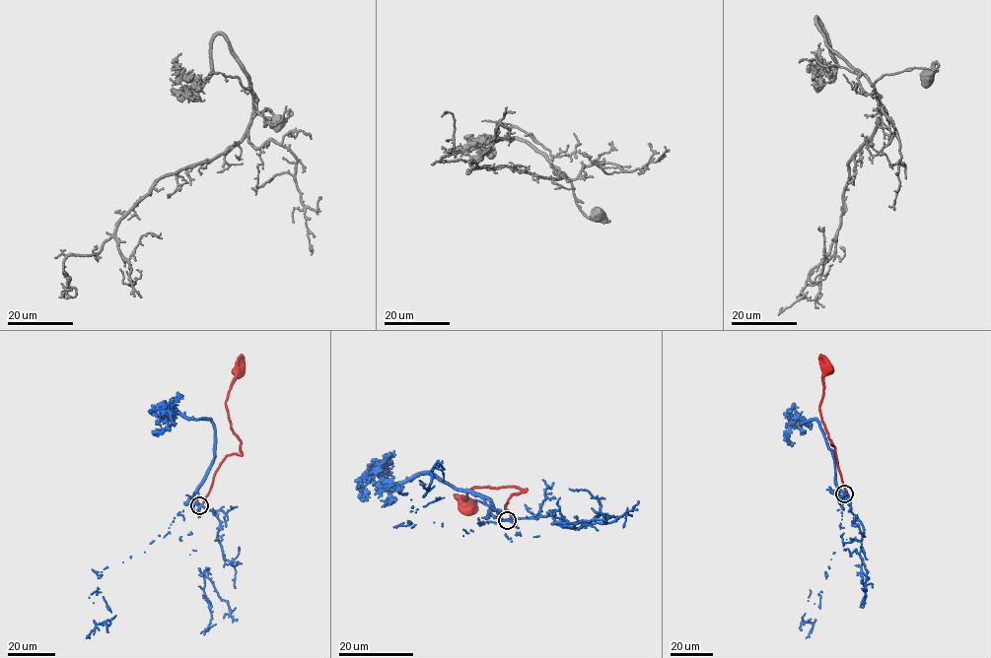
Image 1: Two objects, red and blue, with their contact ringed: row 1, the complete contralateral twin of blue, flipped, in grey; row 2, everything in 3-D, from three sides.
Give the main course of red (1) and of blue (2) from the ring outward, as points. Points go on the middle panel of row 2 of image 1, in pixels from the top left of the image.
1: (507, 520), (511, 515), (505, 504), (526, 489), (470, 490), (462, 498), (465, 512), (468, 507)
2: (507, 520), (488, 514), (462, 536), (434, 522), (411, 527), (443, 497), (436, 465), (429, 490), (419, 480)

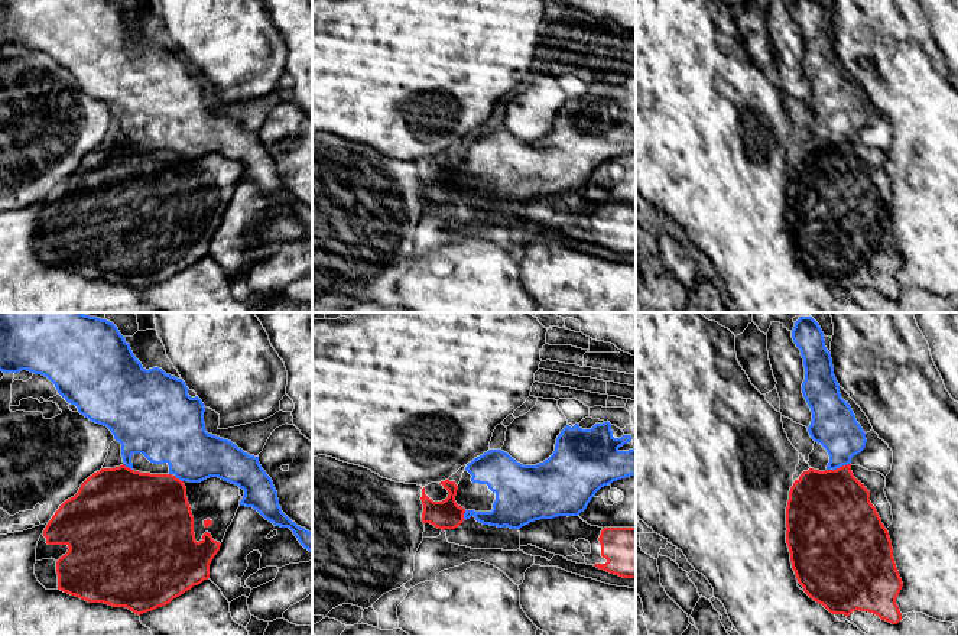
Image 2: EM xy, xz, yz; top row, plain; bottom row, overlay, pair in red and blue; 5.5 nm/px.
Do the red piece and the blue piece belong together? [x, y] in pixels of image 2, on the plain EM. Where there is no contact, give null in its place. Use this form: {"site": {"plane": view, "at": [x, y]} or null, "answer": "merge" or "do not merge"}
{"site": {"plane": "yz", "at": [837, 145]}, "answer": "do not merge"}

